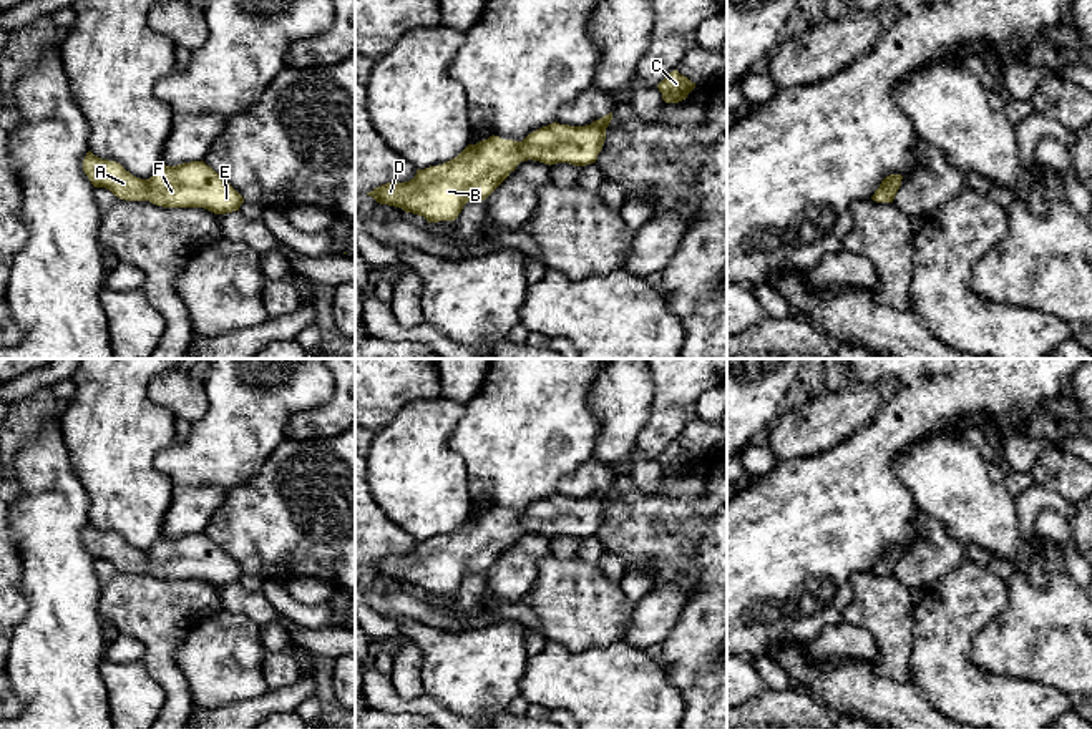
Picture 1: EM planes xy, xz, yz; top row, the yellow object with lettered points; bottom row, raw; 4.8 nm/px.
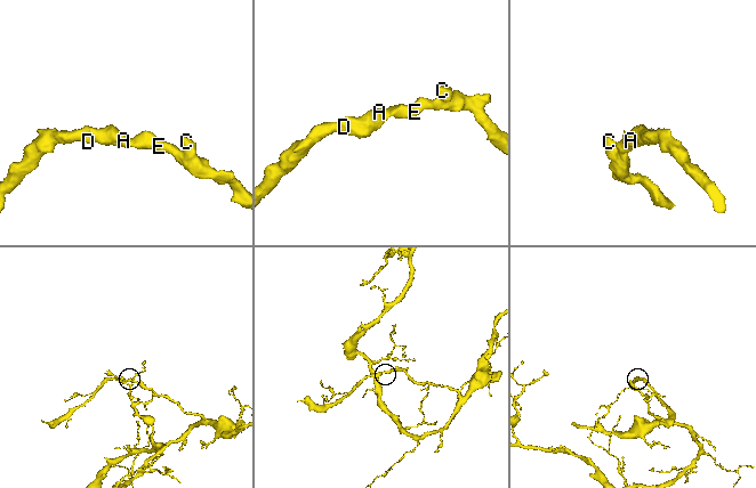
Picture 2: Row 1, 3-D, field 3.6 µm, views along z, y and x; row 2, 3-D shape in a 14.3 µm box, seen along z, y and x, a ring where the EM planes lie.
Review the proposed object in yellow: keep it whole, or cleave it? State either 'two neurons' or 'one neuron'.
one neuron

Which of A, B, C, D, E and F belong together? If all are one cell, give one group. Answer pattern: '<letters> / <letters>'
A B C D E F

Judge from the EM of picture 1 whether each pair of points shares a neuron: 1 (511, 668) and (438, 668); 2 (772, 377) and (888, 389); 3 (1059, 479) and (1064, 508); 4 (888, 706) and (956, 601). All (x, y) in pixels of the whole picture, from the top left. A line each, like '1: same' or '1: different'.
1: same
2: different
3: different
4: different

